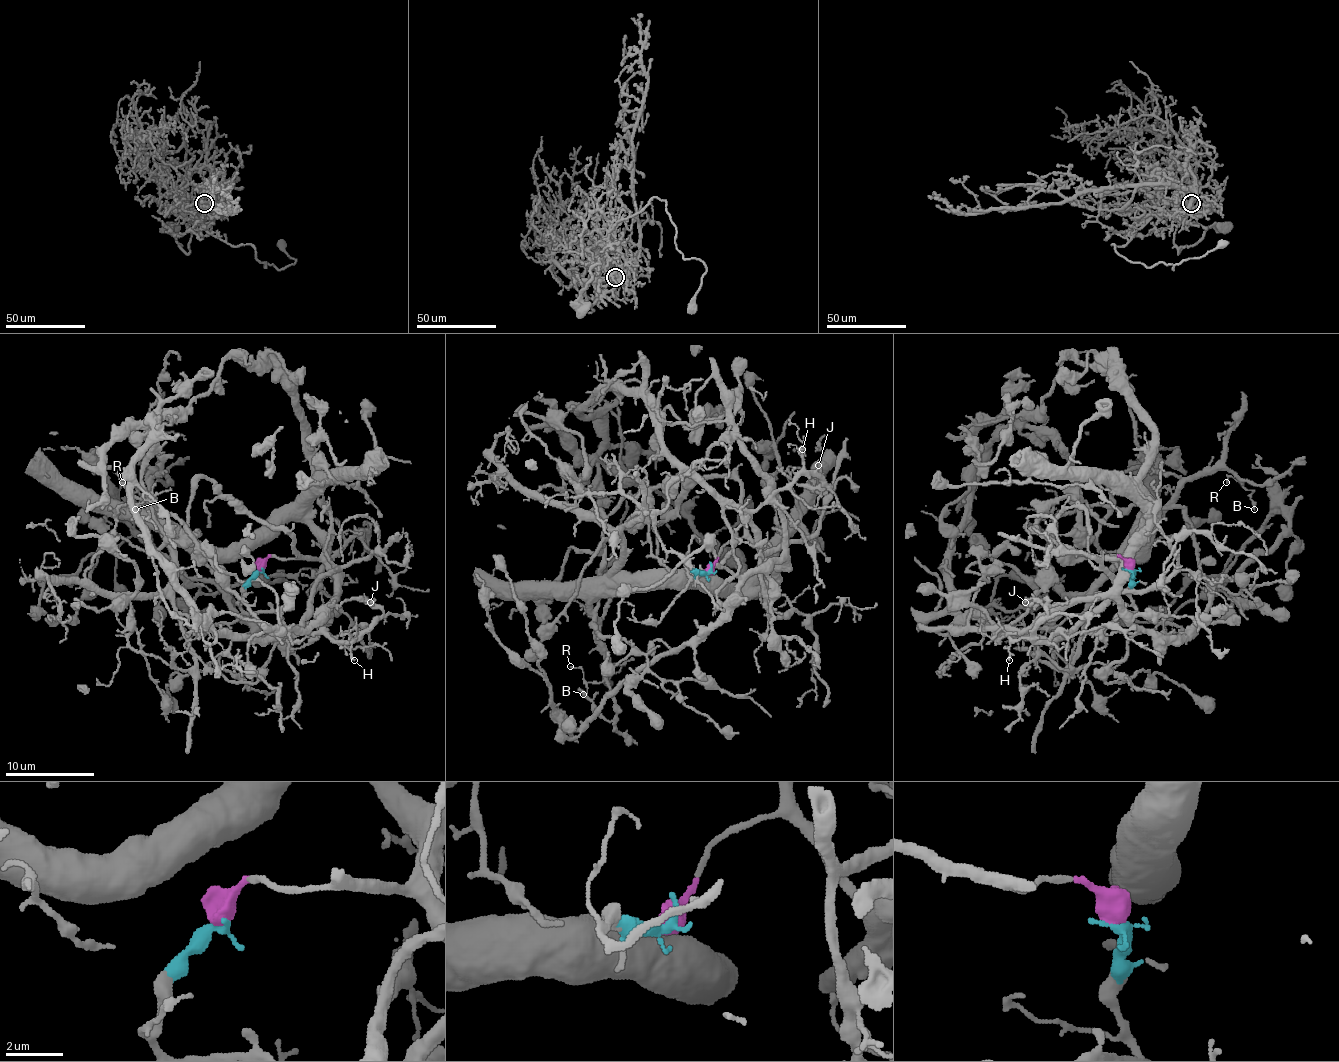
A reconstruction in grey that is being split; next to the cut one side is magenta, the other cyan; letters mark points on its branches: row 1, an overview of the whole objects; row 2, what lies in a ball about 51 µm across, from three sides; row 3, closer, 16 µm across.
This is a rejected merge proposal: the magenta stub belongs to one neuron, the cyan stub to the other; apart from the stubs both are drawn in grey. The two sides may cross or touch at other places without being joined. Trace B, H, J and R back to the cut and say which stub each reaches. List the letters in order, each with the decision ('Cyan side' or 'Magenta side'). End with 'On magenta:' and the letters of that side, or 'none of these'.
B: Magenta side
H: Cyan side
J: Cyan side
R: Magenta side
On magenta: B, R

